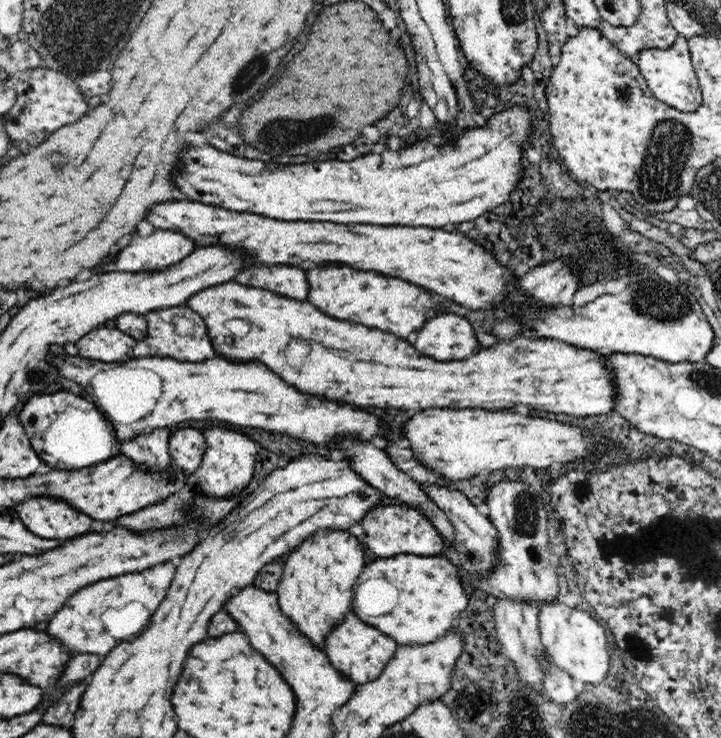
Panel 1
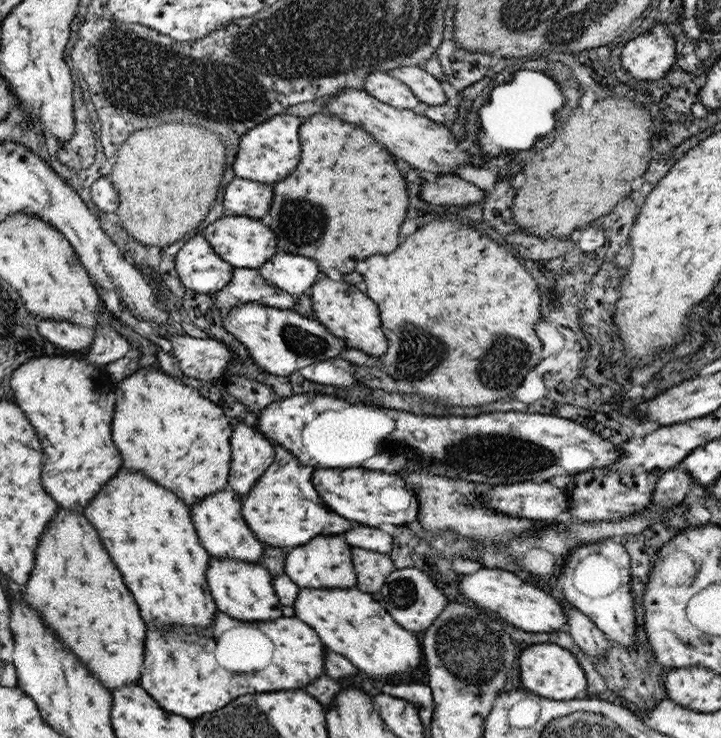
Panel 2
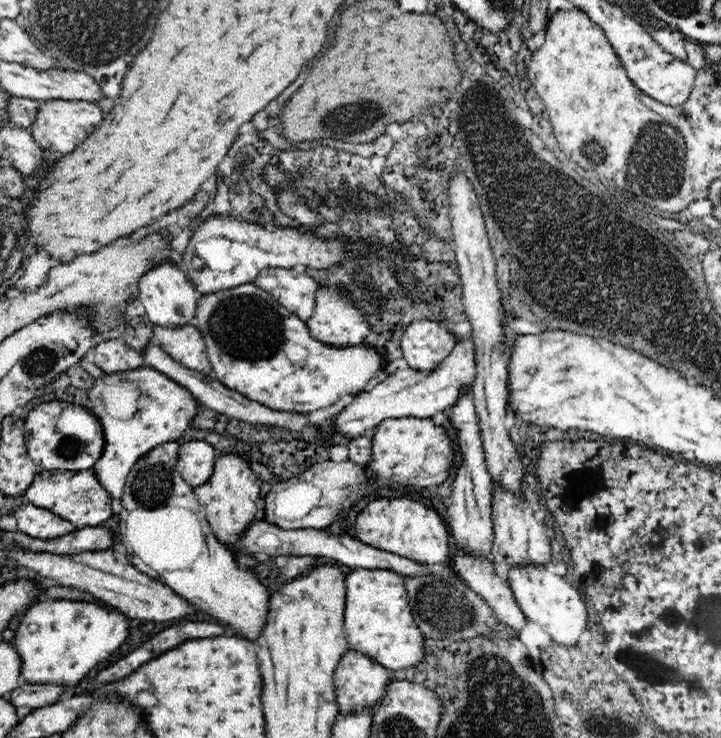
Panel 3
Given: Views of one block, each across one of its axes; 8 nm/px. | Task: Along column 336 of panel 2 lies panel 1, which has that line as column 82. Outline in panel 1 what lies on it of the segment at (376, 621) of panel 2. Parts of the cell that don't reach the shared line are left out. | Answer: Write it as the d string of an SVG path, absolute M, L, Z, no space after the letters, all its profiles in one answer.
M164 562L164 564L158 564L150 570L144 570L144 572L136 572L136 574L124 574L124 576L118 576L118 578L108 578L108 580L100 580L92 586L86 586L82 588L78 594L74 594L74 598L70 598L66 602L66 606L62 606L62 610L58 610L58 614L54 614L48 622L48 628L46 632L62 638L62 642L66 642L66 646L70 646L70 650L76 652L90 652L90 654L100 654L100 656L106 656L112 646L116 644L114 638L108 636L108 632L104 630L104 624L102 624L102 612L106 612L108 608L114 608L114 610L124 610L128 604L132 602L140 602L150 614L154 614L160 604L164 602L166 598L166 592L170 590L172 582L174 582L174 576L176 576L176 562Z

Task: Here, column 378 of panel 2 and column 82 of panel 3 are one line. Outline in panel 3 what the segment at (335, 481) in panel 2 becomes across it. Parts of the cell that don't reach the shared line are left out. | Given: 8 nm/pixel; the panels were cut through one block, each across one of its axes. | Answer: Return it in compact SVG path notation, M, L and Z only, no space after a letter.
M44 470L40 472L34 482L26 490L28 500L34 506L42 506L46 510L52 510L60 518L66 518L72 524L82 524L82 526L96 526L96 524L106 524L114 512L118 512L118 504L114 498L100 486L98 478L94 476L94 470L80 470L80 472L70 472L70 470Z

